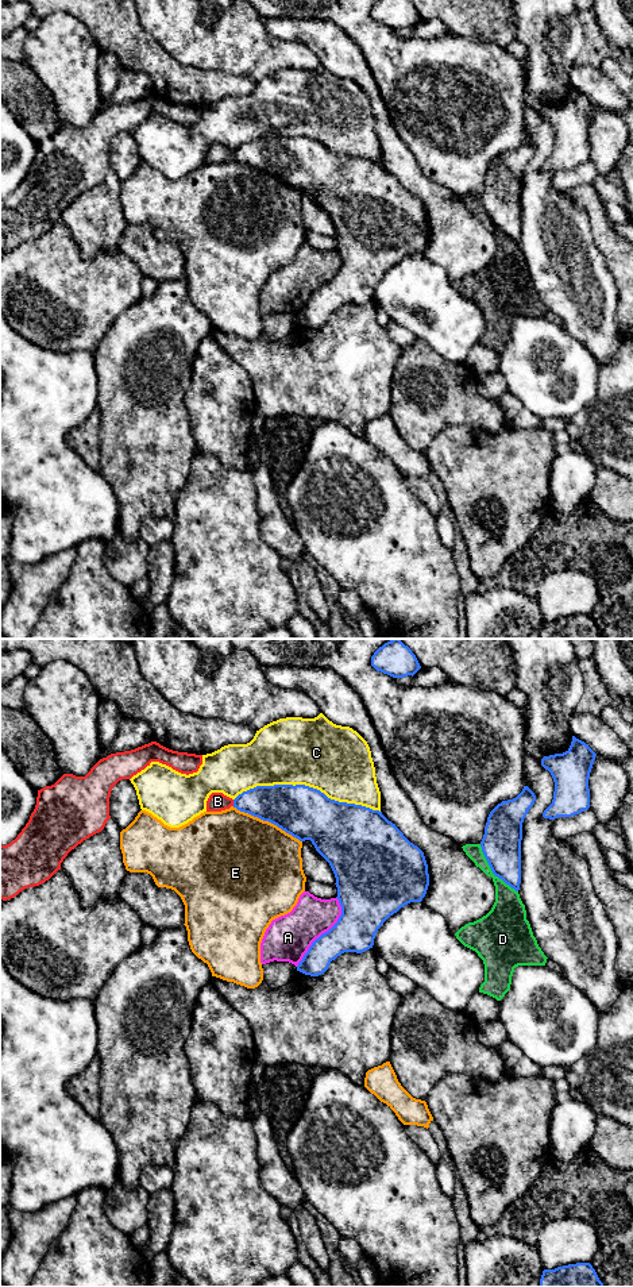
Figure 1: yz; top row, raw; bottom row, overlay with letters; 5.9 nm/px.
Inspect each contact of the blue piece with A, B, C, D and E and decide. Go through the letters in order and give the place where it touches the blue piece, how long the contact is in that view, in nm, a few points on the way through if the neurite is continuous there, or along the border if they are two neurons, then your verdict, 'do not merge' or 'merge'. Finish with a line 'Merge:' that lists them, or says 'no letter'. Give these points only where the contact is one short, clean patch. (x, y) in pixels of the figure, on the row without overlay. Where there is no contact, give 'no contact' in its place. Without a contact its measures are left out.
A: yz (325, 284) | 480 nm | do not merge
B: yz (234, 154) | 40 nm | do not merge
C: yz (307, 138) | 900 nm | do not merge
D: yz (491, 222) | 360 nm | do not merge
E: yz (267, 172) | 460 nm | do not merge
Merge: no letter

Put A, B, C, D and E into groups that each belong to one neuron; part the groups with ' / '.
A / B / C / D / E

